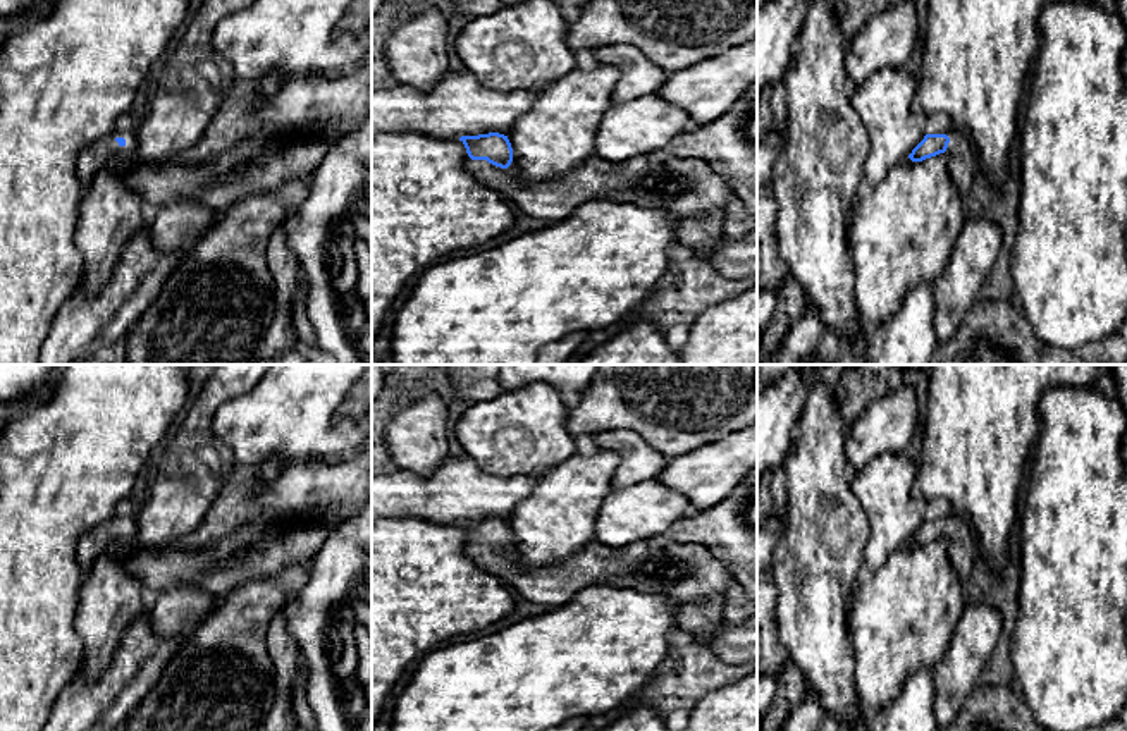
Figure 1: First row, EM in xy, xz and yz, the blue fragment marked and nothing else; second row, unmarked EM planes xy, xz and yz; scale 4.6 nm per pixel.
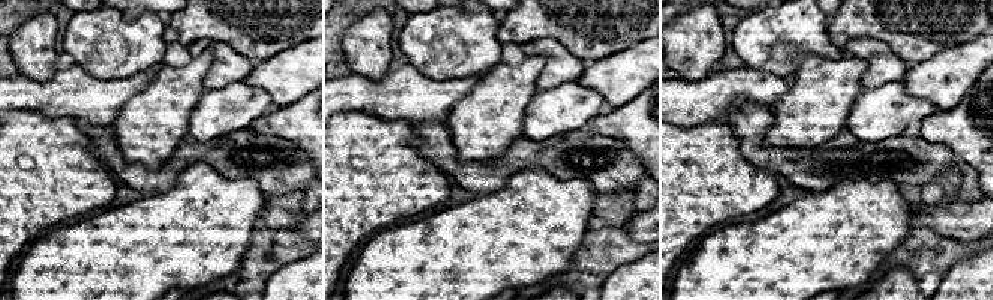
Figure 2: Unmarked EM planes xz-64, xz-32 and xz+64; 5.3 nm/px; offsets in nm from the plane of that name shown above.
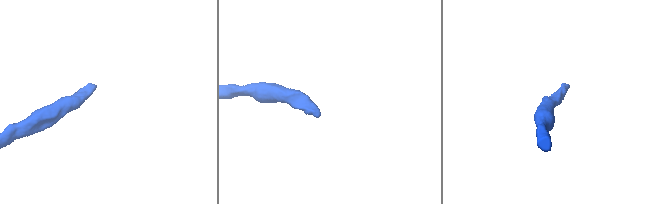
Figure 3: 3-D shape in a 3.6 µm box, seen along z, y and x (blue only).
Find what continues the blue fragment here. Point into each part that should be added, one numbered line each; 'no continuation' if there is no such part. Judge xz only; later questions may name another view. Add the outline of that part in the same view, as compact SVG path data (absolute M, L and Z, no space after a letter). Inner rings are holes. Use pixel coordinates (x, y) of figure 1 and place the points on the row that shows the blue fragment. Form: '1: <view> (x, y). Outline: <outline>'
1: xz (689, 188). Outline: M669 148L626 162L606 162L592 155L564 177L547 181L528 181L487 160L468 160L466 169L514 208L547 224L570 218L594 200L626 201L662 208L678 218L697 218L723 213L735 196L704 160L678 158Z

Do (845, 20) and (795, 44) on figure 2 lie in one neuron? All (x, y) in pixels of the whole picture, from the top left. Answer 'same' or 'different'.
different

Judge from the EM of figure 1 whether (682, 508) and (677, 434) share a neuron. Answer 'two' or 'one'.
two

